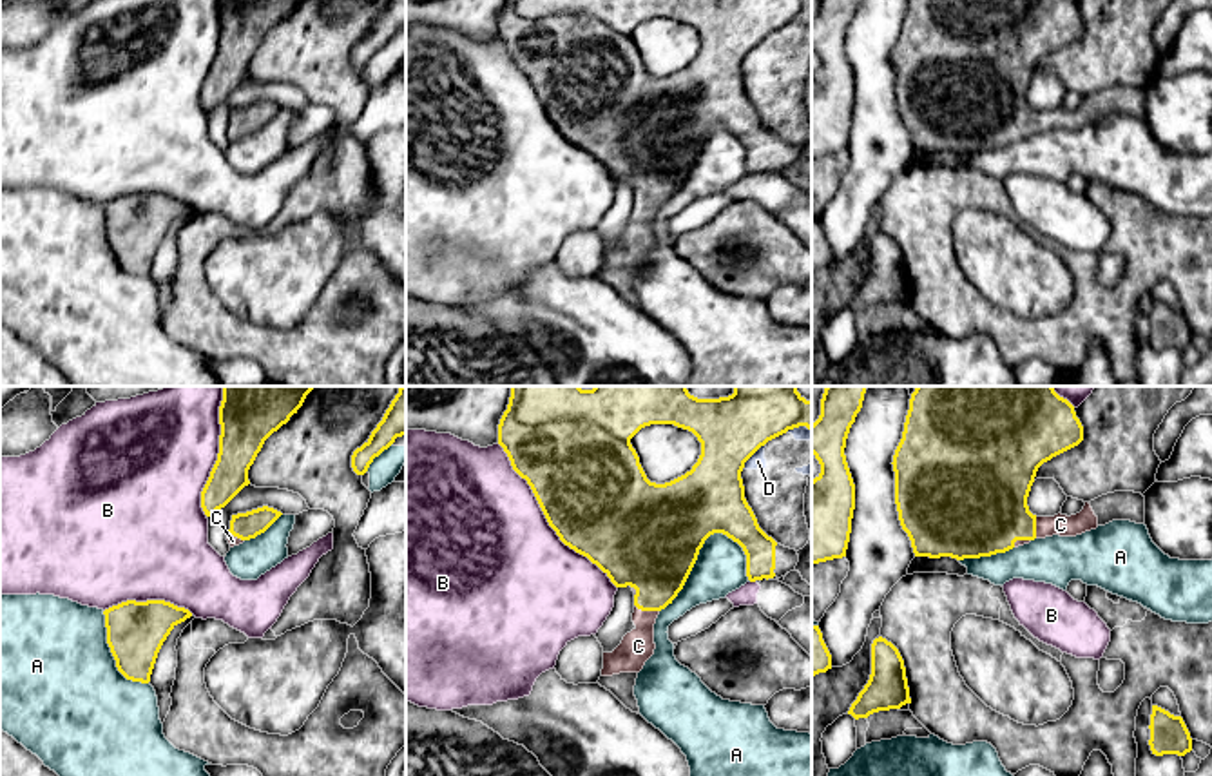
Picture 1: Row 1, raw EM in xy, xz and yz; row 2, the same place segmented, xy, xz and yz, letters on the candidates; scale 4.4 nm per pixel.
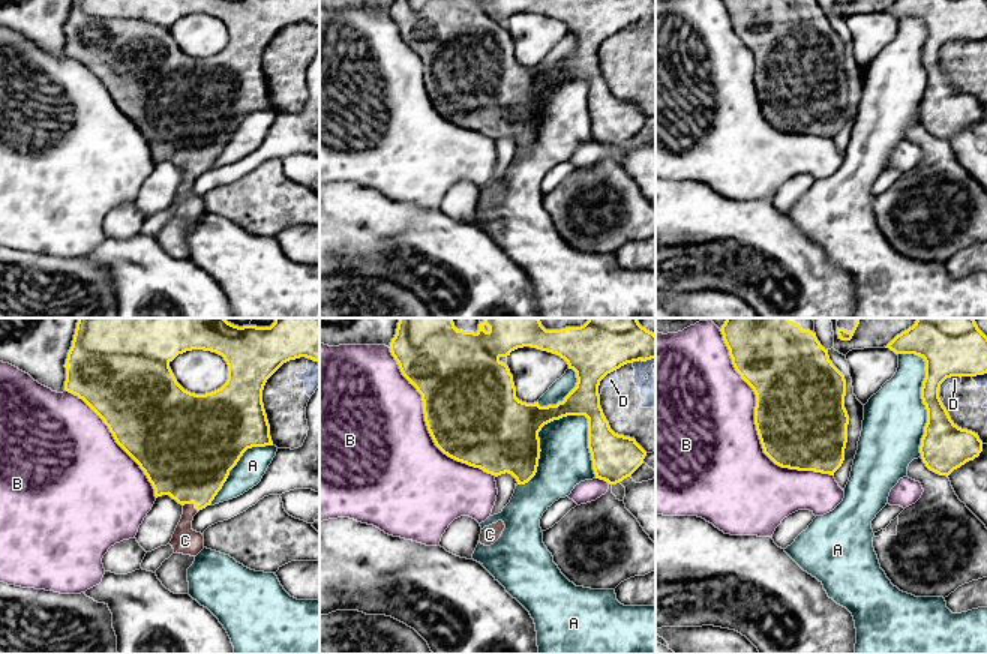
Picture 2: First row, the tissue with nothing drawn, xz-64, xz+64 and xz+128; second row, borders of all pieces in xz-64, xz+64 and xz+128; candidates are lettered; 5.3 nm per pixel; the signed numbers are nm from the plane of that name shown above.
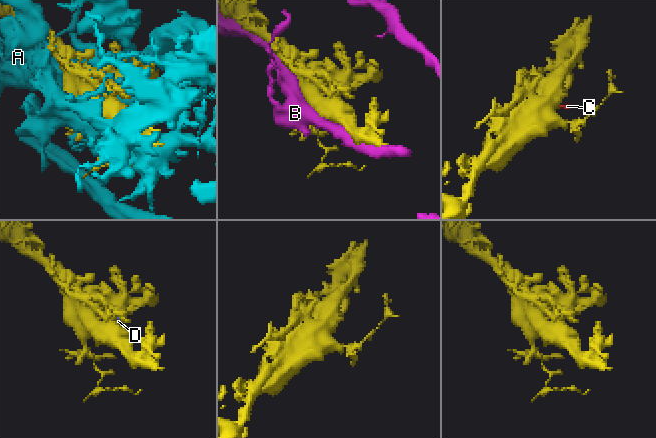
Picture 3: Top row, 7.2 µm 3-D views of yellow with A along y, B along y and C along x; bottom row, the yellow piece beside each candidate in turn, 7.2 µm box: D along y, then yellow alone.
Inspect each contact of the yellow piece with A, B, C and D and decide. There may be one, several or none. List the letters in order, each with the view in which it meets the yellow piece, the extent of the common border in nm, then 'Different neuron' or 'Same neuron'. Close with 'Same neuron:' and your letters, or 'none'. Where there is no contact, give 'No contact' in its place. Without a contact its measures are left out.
A: Touches yellow in xz. Shared border 480 nm. Different neuron
B: Touches yellow in xz. Shared border 850 nm. Different neuron
C: Touches yellow in xz. Shared border 120 nm. Same neuron
D: Touches yellow in xz. Shared border 150 nm. Different neuron
Same neuron: C

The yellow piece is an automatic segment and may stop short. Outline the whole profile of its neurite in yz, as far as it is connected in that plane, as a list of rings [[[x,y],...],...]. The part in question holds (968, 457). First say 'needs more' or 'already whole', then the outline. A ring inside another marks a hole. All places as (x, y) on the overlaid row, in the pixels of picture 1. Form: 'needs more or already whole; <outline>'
needs more; [[[917,386],[893,455],[895,504],[915,557],[991,557],[1053,535],[1076,537],[1112,520],[1145,524],[1145,497],[1114,491],[1076,515],[1036,517],[1027,497],[1038,468],[1078,446],[1083,426],[1053,386]]]

